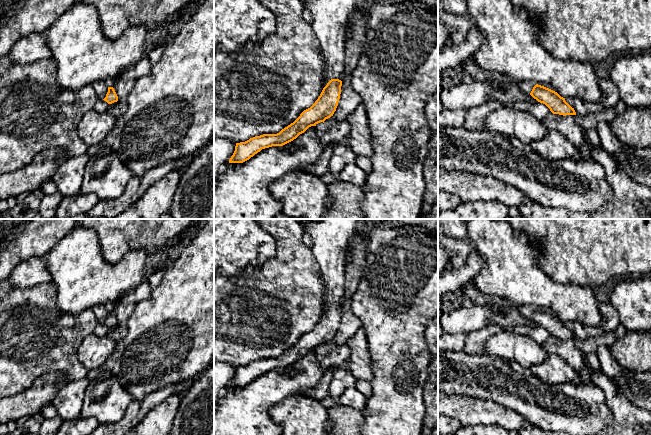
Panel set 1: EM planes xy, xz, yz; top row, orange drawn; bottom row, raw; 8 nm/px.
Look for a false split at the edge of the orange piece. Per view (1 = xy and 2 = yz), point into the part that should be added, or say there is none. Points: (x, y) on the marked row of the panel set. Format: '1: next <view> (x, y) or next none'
1: next xy (100, 87)
2: next yz (525, 86)

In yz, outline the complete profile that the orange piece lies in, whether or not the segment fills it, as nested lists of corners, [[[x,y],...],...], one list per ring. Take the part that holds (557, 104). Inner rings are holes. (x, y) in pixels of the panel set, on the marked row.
[[[519,81],[517,86],[522,92],[530,94],[538,102],[545,104],[553,114],[576,115],[574,108],[565,101],[565,98],[549,88],[531,81]]]

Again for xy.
[[[95,81],[92,84],[98,98],[112,104],[118,101],[118,96],[113,87],[108,87],[103,81]]]

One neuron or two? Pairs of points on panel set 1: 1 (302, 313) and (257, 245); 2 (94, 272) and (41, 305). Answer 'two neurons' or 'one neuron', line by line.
1: two neurons
2: two neurons

